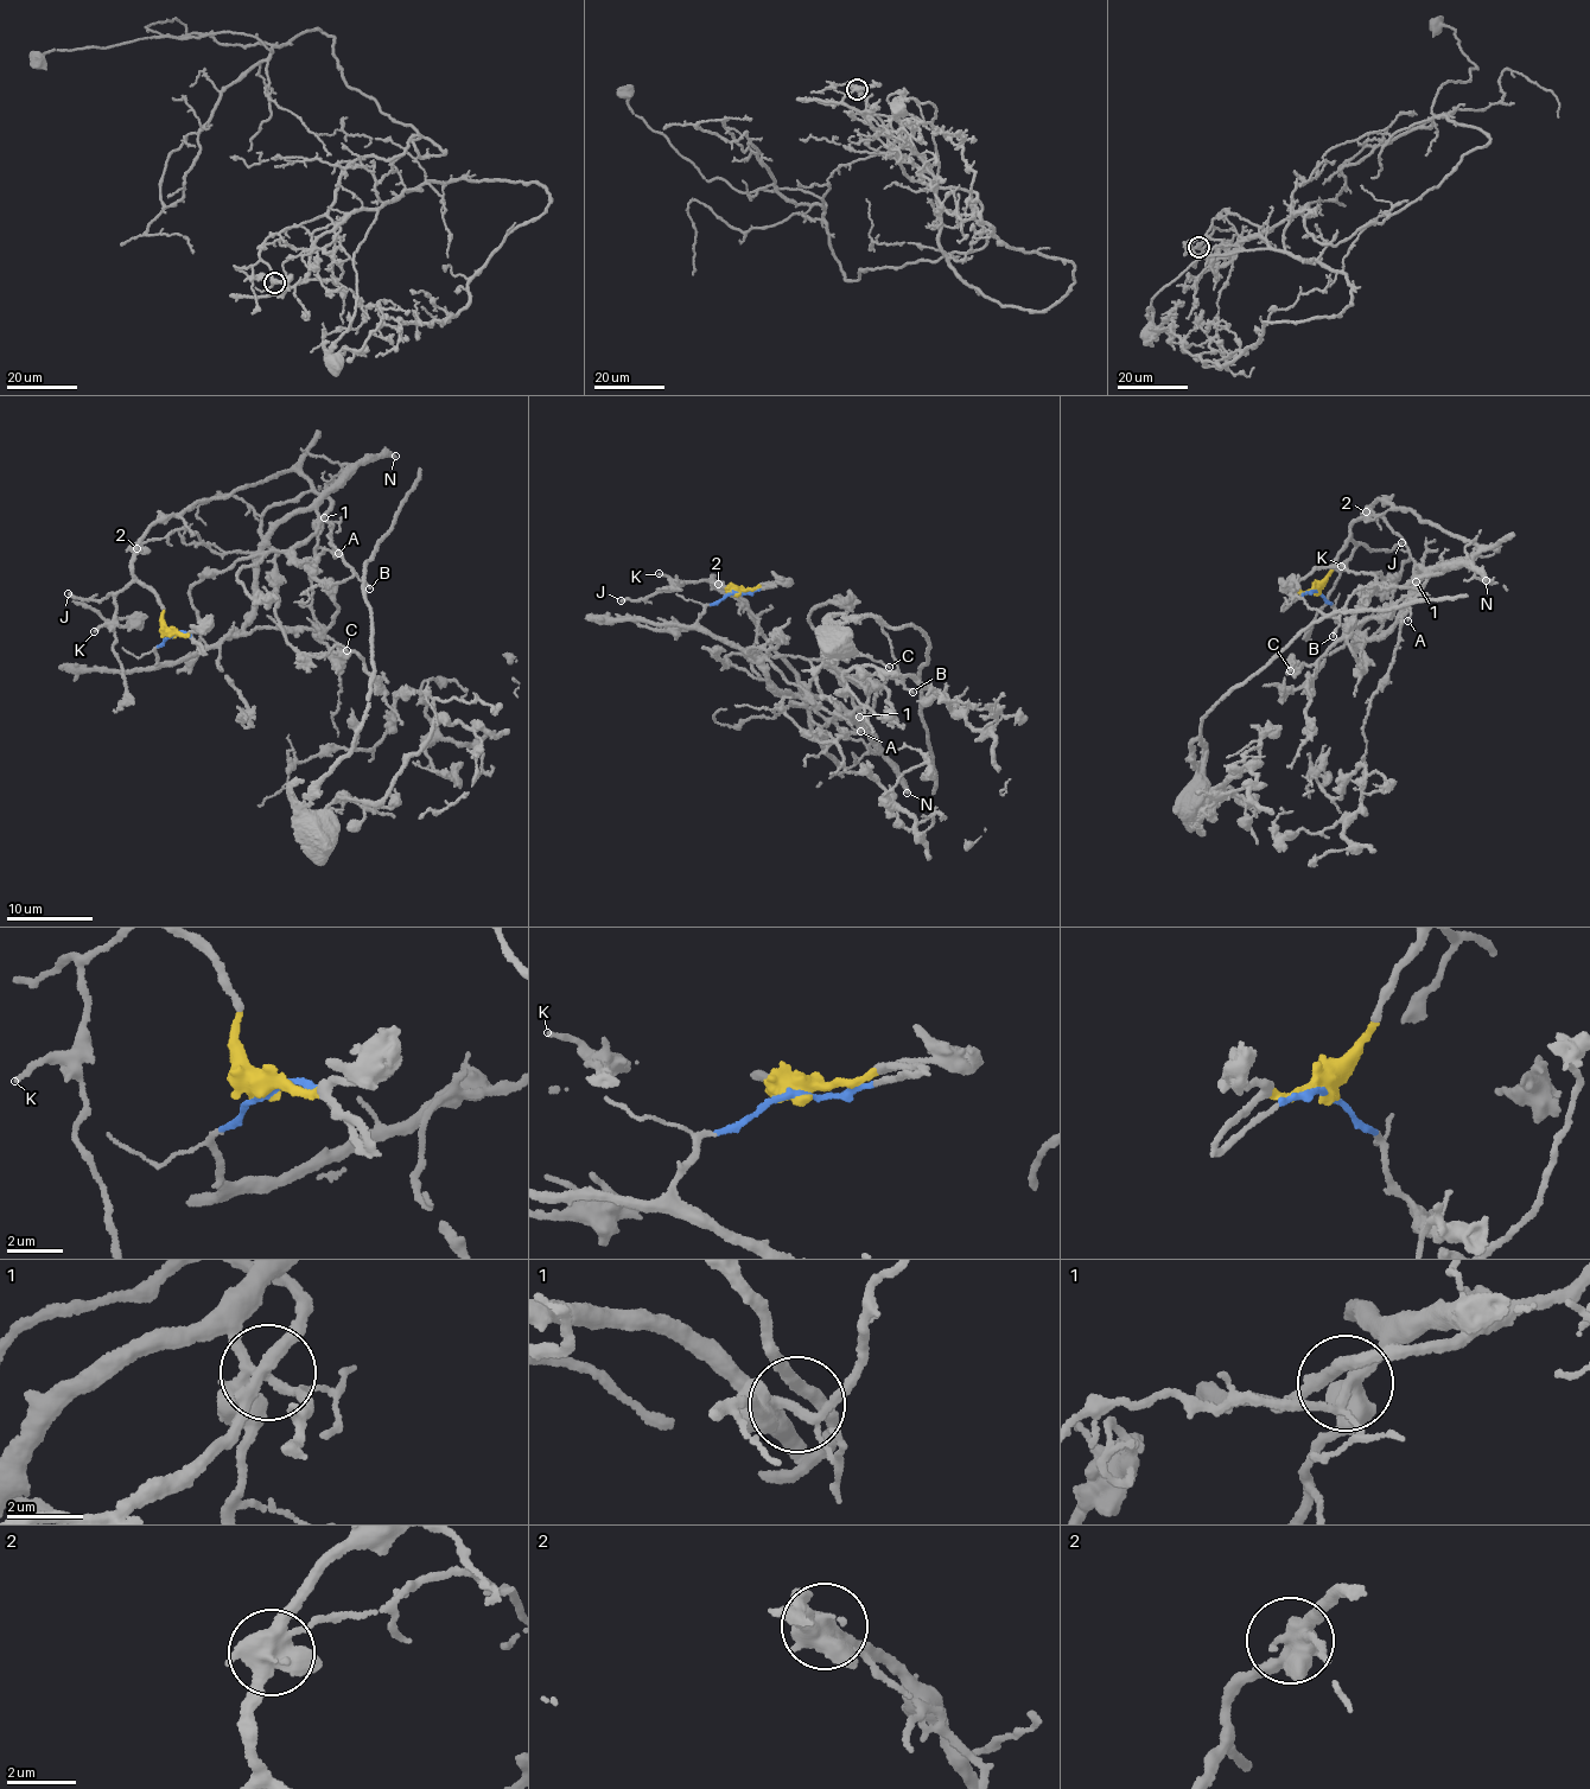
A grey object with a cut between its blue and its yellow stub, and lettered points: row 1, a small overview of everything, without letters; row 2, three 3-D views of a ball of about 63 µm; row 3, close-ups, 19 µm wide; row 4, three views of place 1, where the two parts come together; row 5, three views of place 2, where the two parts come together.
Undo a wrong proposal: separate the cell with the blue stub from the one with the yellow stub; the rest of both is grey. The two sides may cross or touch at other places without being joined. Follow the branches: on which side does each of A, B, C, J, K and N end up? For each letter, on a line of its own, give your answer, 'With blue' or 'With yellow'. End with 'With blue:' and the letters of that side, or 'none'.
A: With blue
B: With blue
C: With yellow
J: With yellow
K: With yellow
N: With blue
With blue: A, B, N

